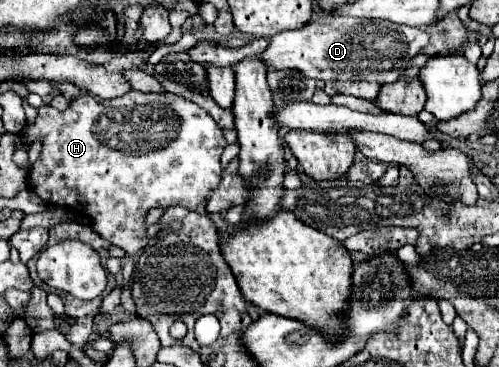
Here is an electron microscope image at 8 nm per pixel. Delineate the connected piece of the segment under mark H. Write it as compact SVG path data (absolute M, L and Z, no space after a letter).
M128 91L116 99L96 99L94 95L80 95L70 101L66 111L50 105L38 109L36 123L24 127L26 141L42 141L42 153L32 165L28 177L30 189L48 205L72 207L92 219L92 229L112 245L122 247L126 253L136 253L148 245L144 215L152 207L182 205L196 211L206 203L212 189L218 187L222 165L220 155L226 139L218 123L196 103L182 99L174 93L142 93Z

